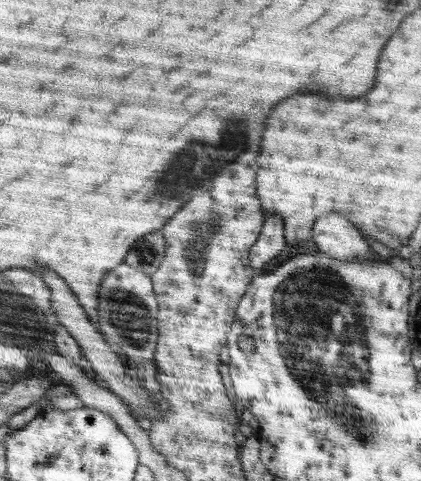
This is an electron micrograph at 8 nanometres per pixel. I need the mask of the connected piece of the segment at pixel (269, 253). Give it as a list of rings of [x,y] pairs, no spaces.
[[[266,216],[266,226],[261,230],[256,244],[249,250],[249,263],[257,274],[268,266],[272,258],[276,258],[286,246],[284,240],[284,222],[280,216]]]

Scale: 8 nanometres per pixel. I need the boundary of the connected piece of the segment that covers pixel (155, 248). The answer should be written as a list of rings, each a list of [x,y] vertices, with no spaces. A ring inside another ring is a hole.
[[[158,229],[148,234],[148,238],[142,238],[142,242],[134,246],[134,250],[130,250],[130,258],[126,258],[126,263],[146,274],[154,274],[165,258],[167,246],[164,230]]]

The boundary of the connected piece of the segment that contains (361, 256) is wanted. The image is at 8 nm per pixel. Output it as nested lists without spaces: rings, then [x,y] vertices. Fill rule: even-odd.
[[[326,214],[326,218],[314,226],[314,244],[320,252],[341,261],[372,261],[378,264],[384,261],[370,250],[368,242],[354,228],[354,224],[340,214]]]

